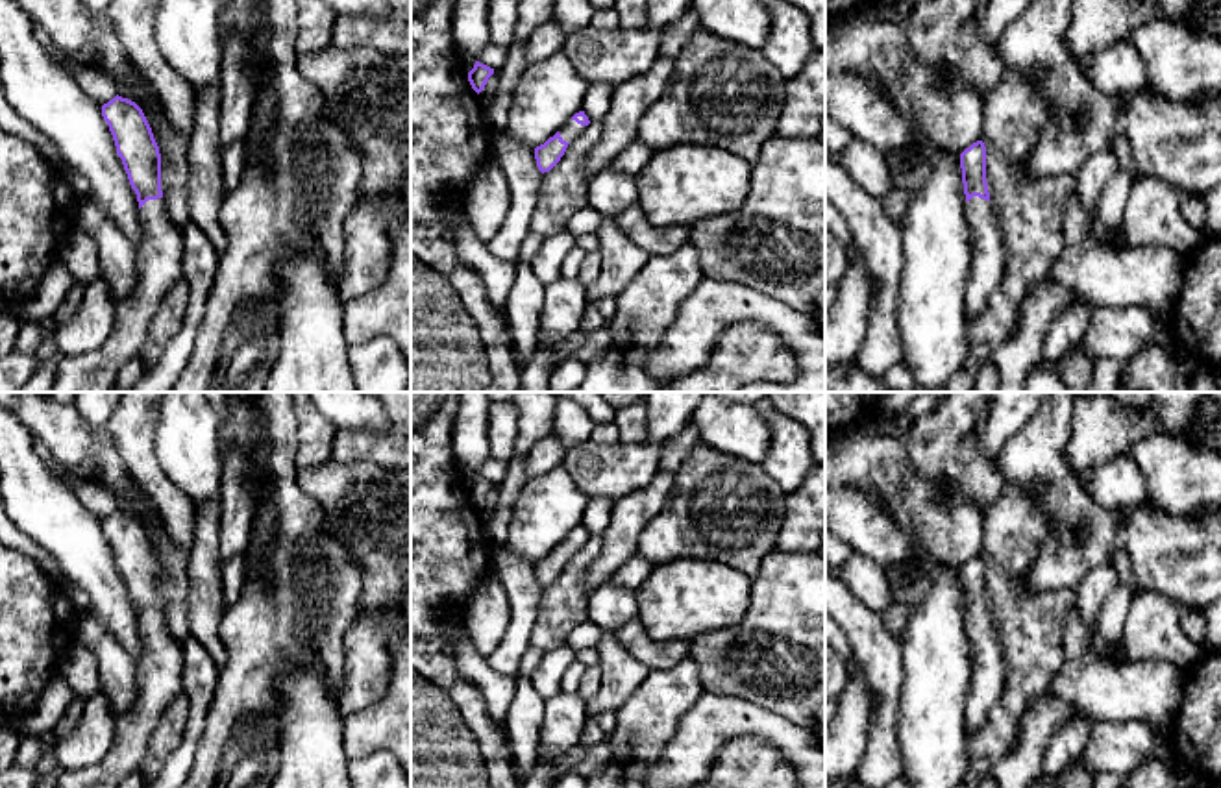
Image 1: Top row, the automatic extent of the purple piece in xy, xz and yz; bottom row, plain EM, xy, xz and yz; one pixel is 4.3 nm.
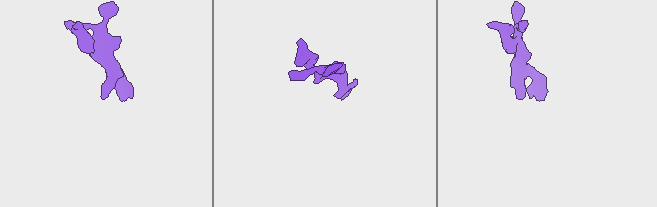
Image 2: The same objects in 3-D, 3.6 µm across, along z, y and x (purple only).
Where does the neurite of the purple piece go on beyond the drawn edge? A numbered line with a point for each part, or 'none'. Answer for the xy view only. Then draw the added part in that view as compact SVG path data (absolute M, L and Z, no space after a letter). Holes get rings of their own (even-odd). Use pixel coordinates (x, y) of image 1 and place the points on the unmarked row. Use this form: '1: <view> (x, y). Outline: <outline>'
1: xy (160, 668). Outline: M163 612L148 614L139 633L137 696L131 708L117 716L107 755L78 771L61 770L56 788L118 788L130 773L139 771L161 714L183 690L181 647L170 636Z

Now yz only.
1: yz (988, 664). Outline: M979 610L966 616L966 634L971 644L973 677L966 699L966 734L977 733L988 718L990 708L1005 690L1005 657L992 618Z

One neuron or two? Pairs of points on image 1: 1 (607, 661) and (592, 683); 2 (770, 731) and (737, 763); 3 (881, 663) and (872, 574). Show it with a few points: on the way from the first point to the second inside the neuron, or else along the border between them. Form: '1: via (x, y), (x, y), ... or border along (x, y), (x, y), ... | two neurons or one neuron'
1: border along (598, 666), (600, 689), (585, 701) | two neurons
2: border along (718, 751), (727, 740), (755, 735), (794, 768) | two neurons
3: border along (844, 583), (879, 615) | two neurons

